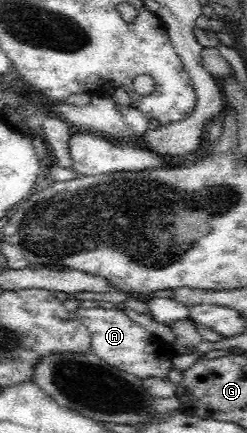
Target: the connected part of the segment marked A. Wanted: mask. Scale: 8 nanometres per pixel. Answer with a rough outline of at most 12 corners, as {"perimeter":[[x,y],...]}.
{"perimeter":[[63,301],[90,351],[142,380],[167,378],[171,345],[123,310]]}

